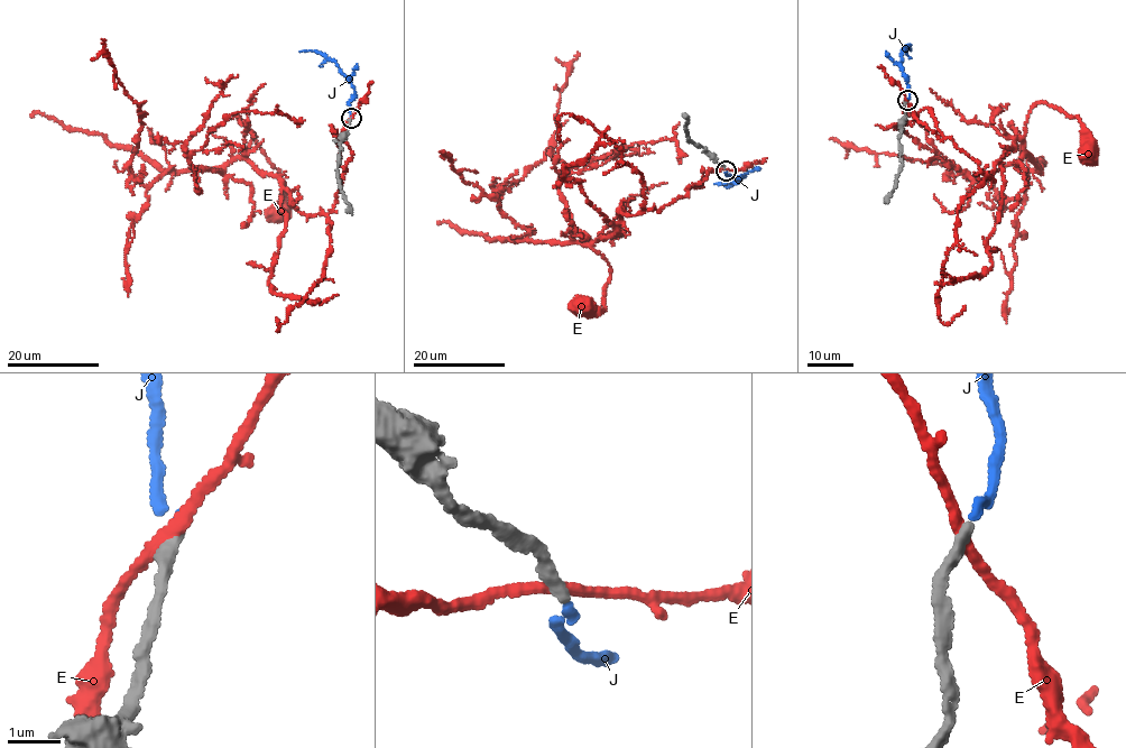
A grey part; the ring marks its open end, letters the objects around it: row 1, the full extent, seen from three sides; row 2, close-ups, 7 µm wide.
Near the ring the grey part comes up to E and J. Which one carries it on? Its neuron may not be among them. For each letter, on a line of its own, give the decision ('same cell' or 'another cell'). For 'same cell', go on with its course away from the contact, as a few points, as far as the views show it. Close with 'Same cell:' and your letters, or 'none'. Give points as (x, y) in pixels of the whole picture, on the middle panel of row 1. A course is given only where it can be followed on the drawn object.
E: another cell
J: same cell; course (727, 169), (730, 176), (743, 176), (729, 186), (713, 183)
Same cell: J

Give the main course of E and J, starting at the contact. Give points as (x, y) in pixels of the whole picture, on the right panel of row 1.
E: (906, 101), (995, 182), (994, 164), (1037, 103), (1078, 119), (1088, 156)
J: (906, 99), (908, 85), (900, 63), (901, 53), (908, 45), (910, 51)

